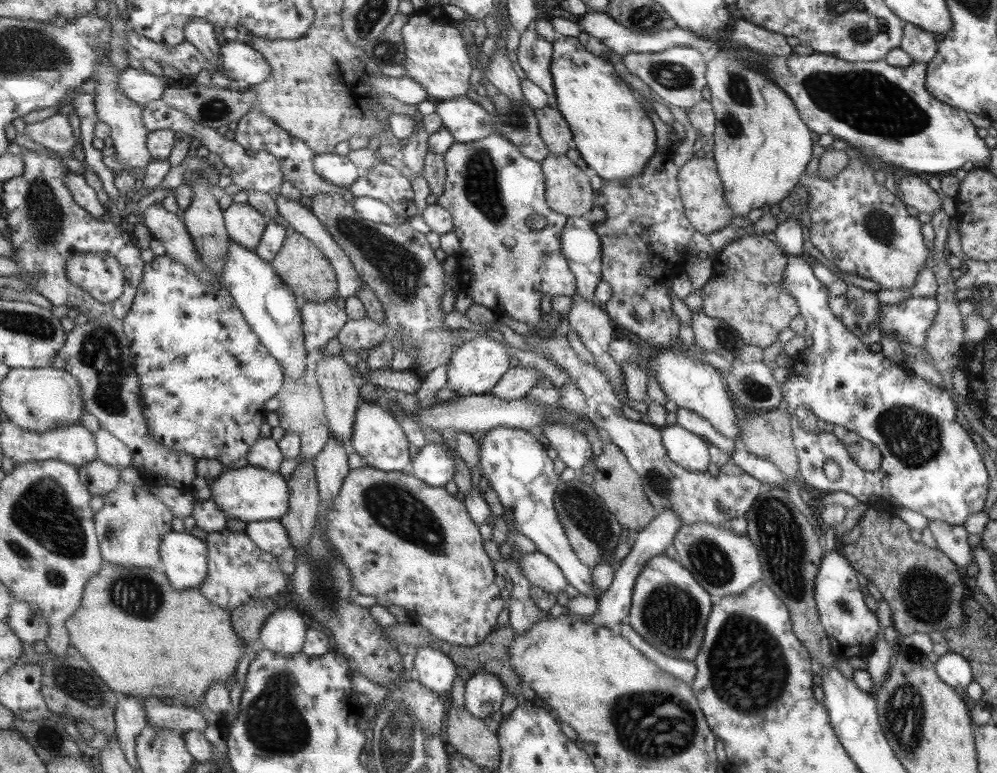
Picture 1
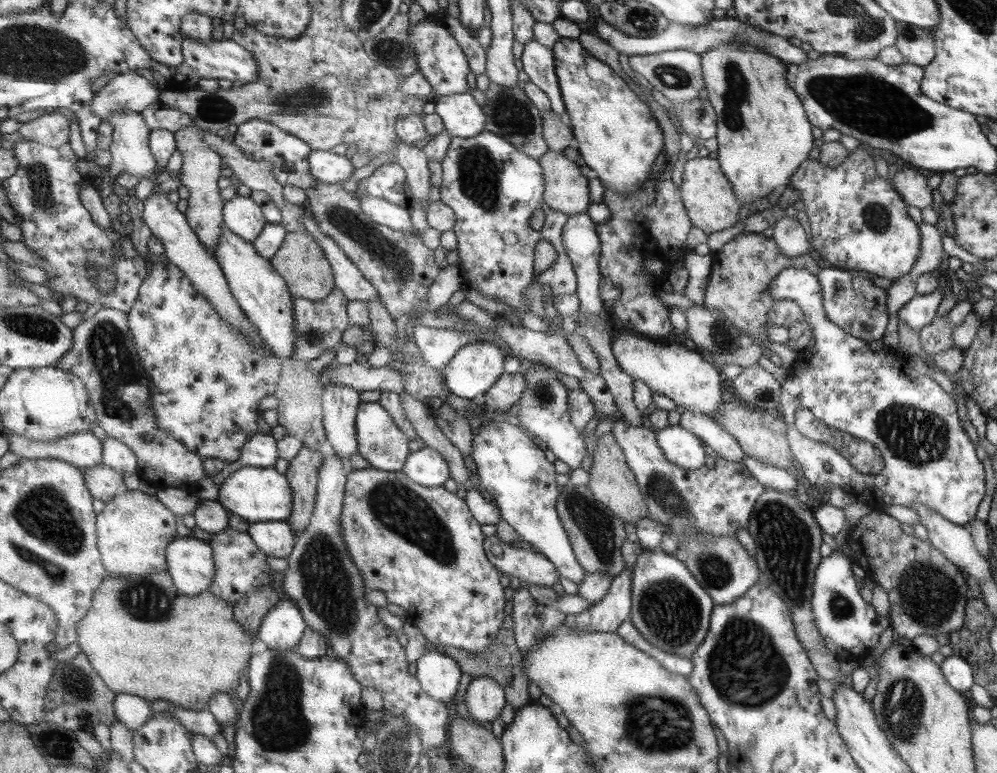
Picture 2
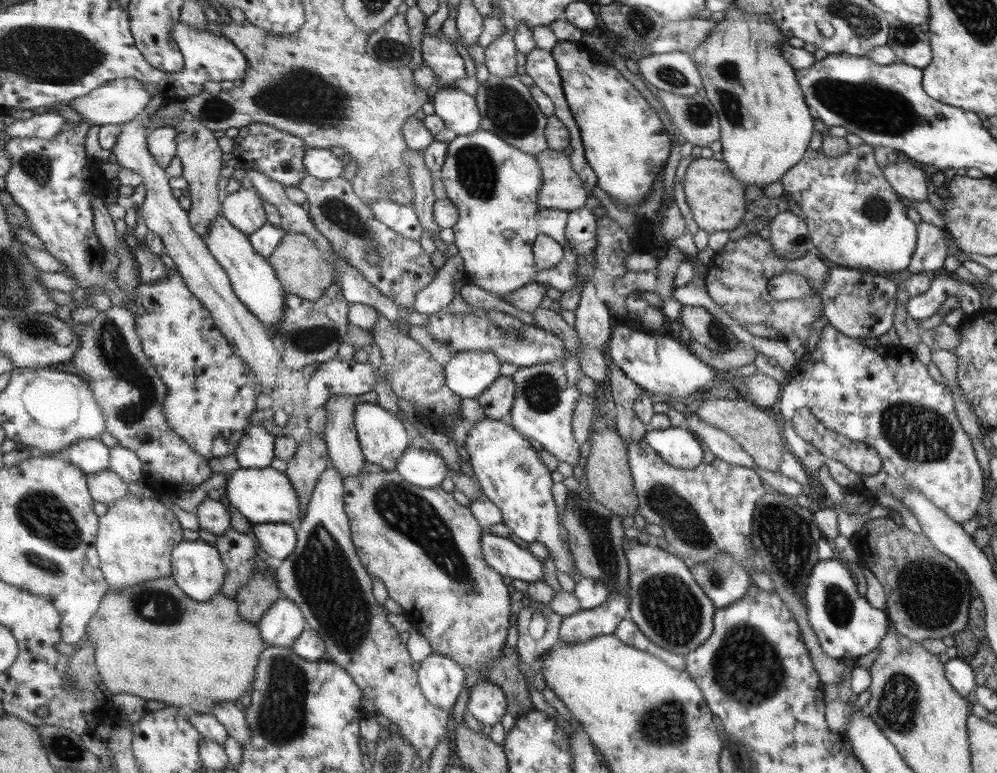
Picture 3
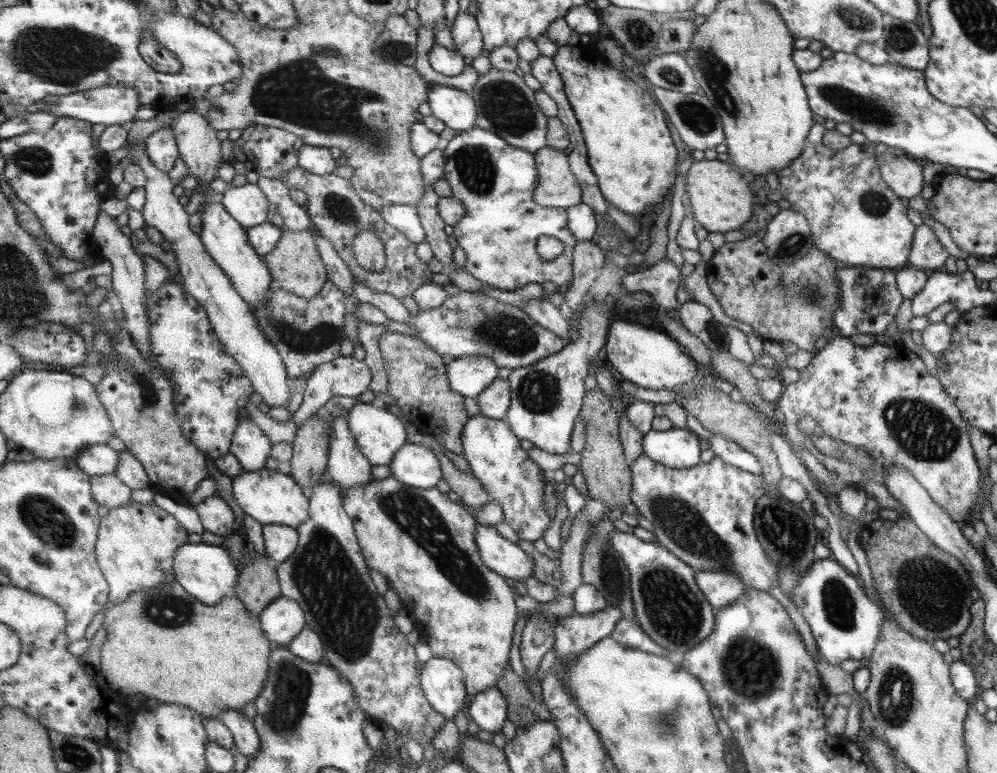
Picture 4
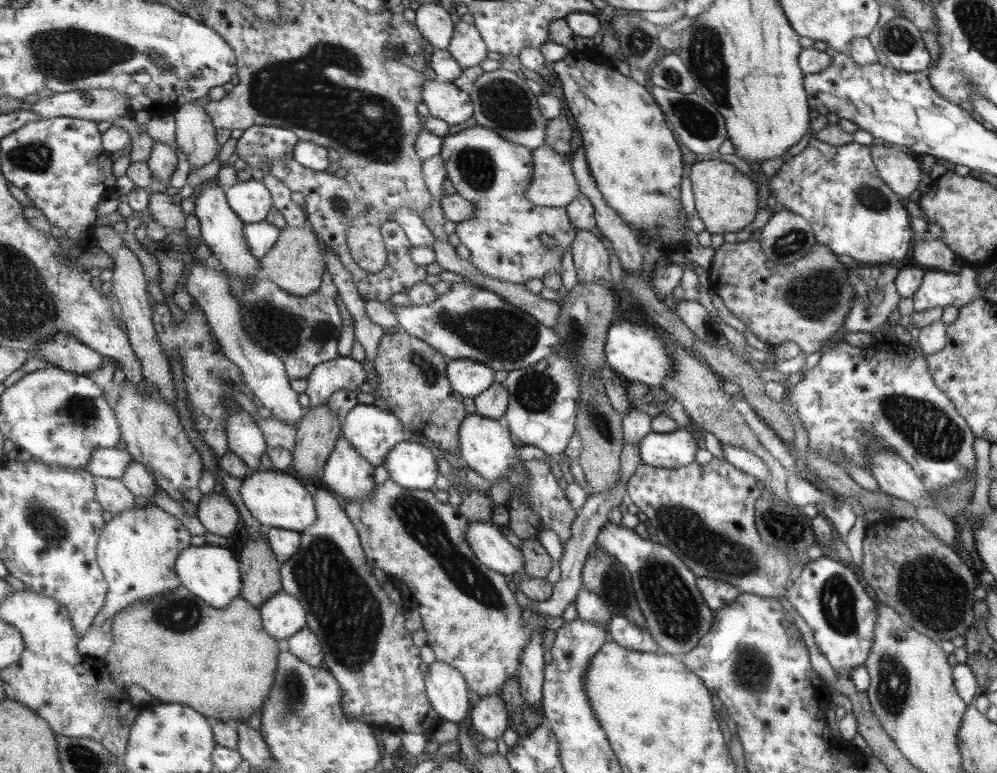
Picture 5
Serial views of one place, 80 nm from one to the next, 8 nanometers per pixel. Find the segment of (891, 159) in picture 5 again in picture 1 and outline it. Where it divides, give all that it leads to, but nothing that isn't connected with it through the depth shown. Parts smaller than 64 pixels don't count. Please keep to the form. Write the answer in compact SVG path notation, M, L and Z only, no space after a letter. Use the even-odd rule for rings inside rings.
M909 173L901 178L897 185L901 200L917 210L917 213L932 216L935 211L941 209L941 196L929 188L927 180L921 180L913 173Z

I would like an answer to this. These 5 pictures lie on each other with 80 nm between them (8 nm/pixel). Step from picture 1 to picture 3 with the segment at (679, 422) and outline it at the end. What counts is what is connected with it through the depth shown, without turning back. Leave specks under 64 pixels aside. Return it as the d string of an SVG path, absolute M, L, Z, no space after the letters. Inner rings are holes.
M695 413L685 416L683 427L693 432L695 436L714 454L715 459L725 461L733 466L743 466L752 469L755 463L734 438L725 431L715 428L709 423L702 421Z

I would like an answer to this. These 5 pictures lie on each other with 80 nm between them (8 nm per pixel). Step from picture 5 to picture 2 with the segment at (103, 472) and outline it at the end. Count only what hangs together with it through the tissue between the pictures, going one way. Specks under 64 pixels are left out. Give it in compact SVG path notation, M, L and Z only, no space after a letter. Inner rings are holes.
M5 430L9 439L9 450L21 459L58 459L81 470L104 464L104 444L92 431L79 431L72 435L45 442L27 438L19 433Z

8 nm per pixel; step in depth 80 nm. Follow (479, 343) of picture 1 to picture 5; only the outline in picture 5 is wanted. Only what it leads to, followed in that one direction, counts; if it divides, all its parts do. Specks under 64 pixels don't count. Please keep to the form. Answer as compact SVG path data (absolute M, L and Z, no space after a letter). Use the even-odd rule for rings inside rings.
M473 359L446 360L446 375L451 388L462 398L473 398L494 383L495 370Z

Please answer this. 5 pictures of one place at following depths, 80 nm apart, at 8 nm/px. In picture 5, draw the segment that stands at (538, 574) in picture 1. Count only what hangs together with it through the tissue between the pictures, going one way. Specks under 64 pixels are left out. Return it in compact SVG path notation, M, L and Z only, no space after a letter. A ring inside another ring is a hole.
M469 523L466 528L466 541L471 548L471 554L493 572L499 572L503 576L523 573L524 558L521 551L513 548L501 536L501 532L489 526L489 523Z

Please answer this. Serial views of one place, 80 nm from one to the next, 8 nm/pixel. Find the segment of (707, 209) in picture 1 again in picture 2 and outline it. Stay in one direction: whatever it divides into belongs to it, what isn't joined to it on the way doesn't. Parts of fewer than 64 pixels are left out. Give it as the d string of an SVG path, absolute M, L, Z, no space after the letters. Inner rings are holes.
M694 157L685 161L681 176L681 197L693 227L705 234L726 230L738 224L737 215L741 206L728 178L721 171L719 161L709 157Z

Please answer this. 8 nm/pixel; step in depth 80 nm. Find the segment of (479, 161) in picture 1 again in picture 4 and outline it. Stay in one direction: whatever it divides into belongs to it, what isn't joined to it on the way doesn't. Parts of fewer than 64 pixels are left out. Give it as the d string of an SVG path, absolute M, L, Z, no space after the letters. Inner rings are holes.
M475 126L465 132L456 133L449 142L442 145L442 153L444 156L442 179L449 184L453 198L460 200L465 209L463 218L453 226L453 238L465 254L464 269L479 282L505 291L523 288L526 284L553 282L557 286L563 286L570 282L576 237L568 228L565 209L545 209L532 199L539 183L534 153L510 145L496 133ZM539 236L552 236L559 240L563 244L563 253L553 261L541 261L535 251L535 240Z

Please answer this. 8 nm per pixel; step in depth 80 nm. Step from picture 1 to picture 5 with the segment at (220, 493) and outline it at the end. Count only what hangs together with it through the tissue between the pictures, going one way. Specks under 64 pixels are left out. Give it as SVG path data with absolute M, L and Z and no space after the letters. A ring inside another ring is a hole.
M279 470L252 472L245 476L240 486L244 506L261 524L262 528L282 528L301 532L316 520L315 500L312 489L301 482L291 471Z

